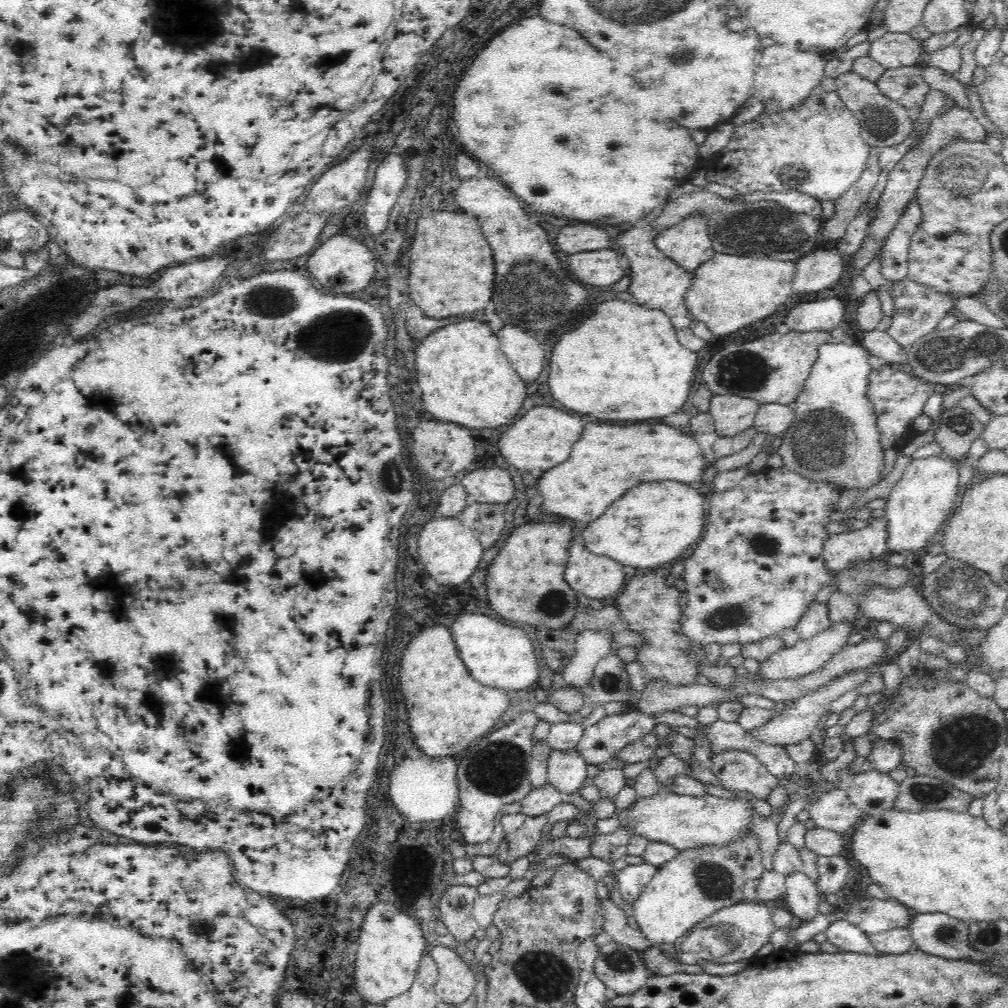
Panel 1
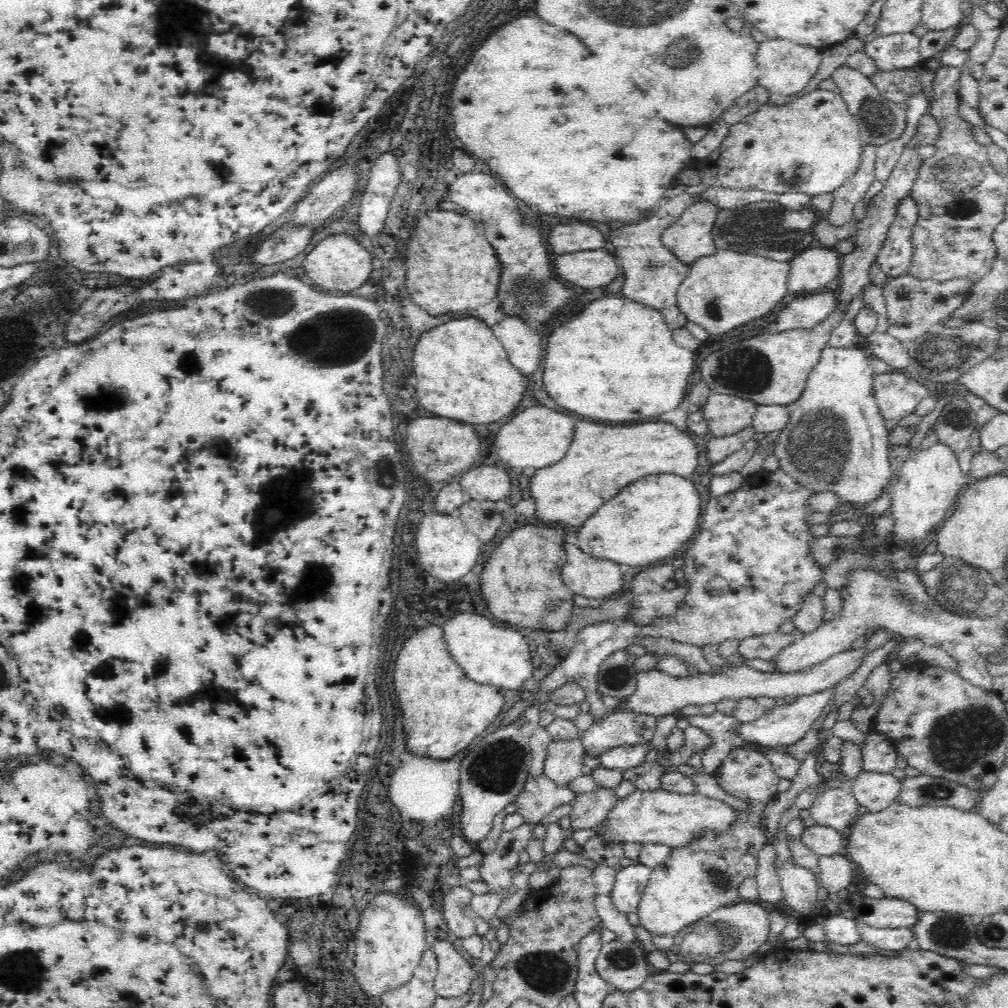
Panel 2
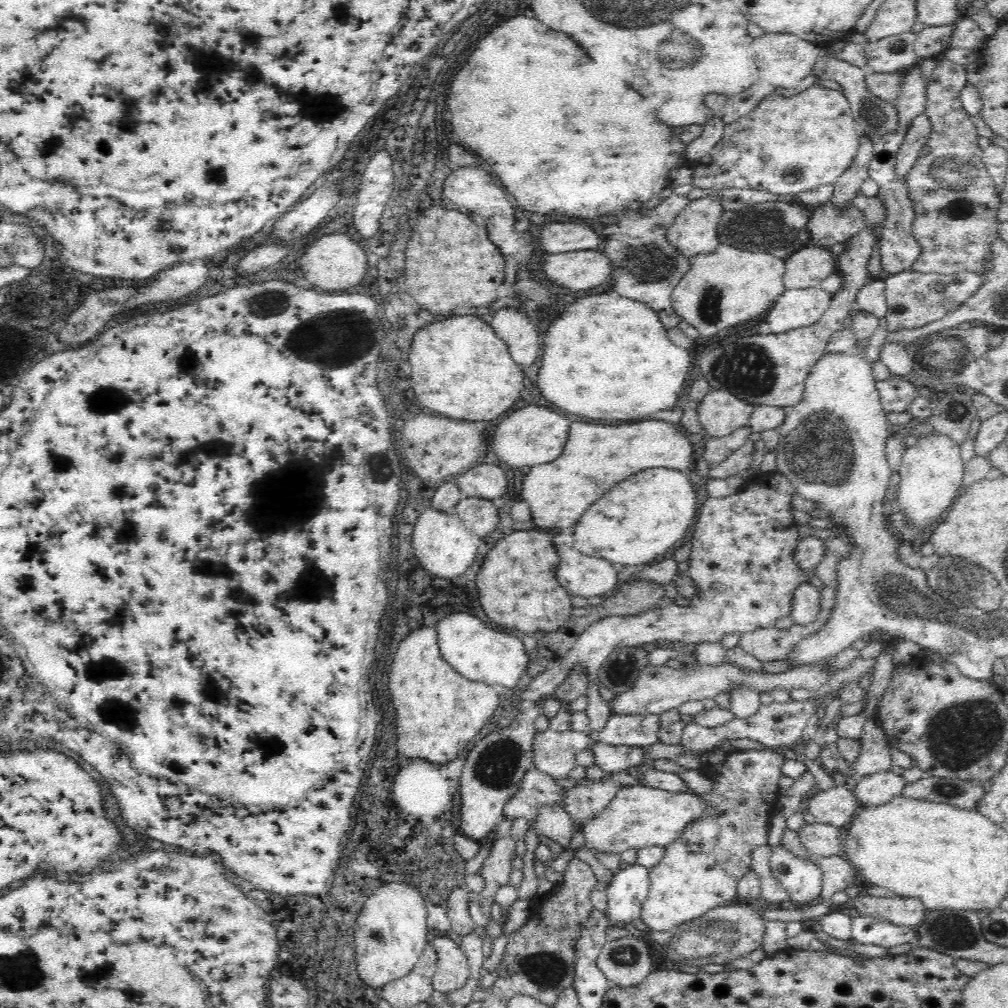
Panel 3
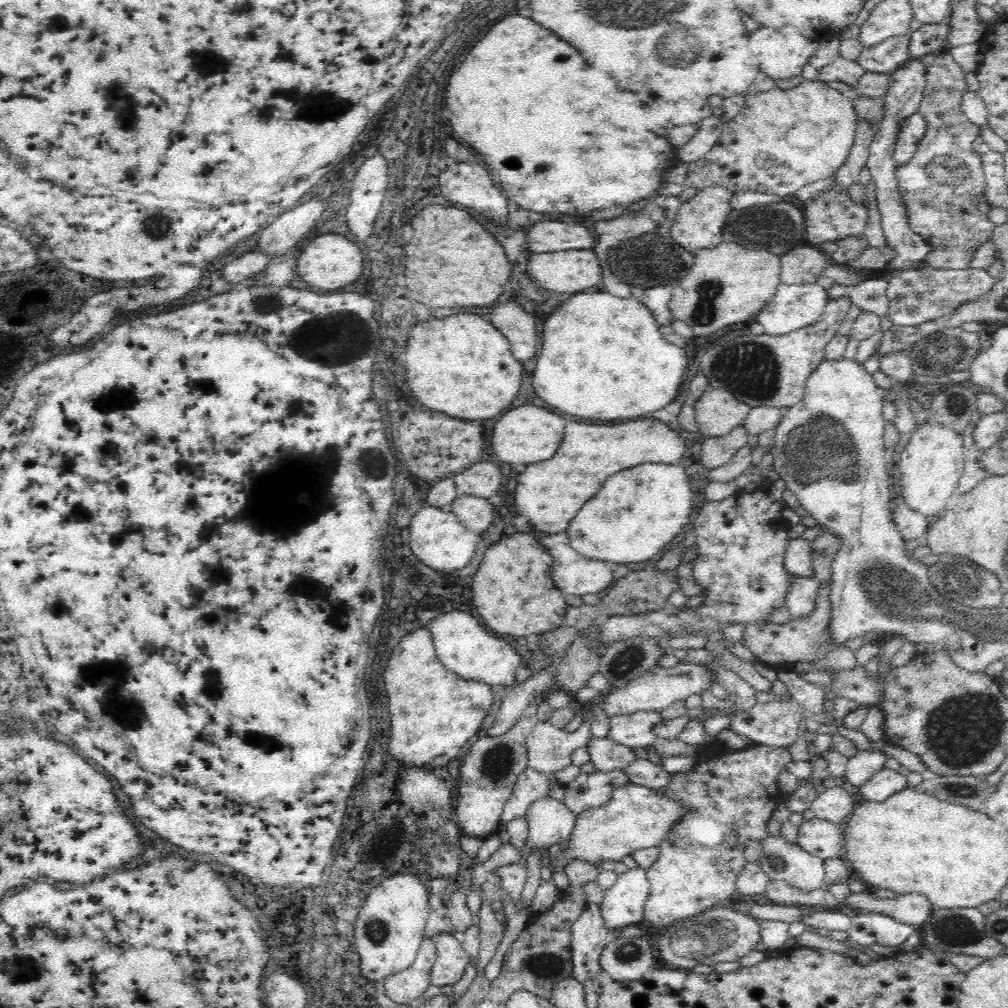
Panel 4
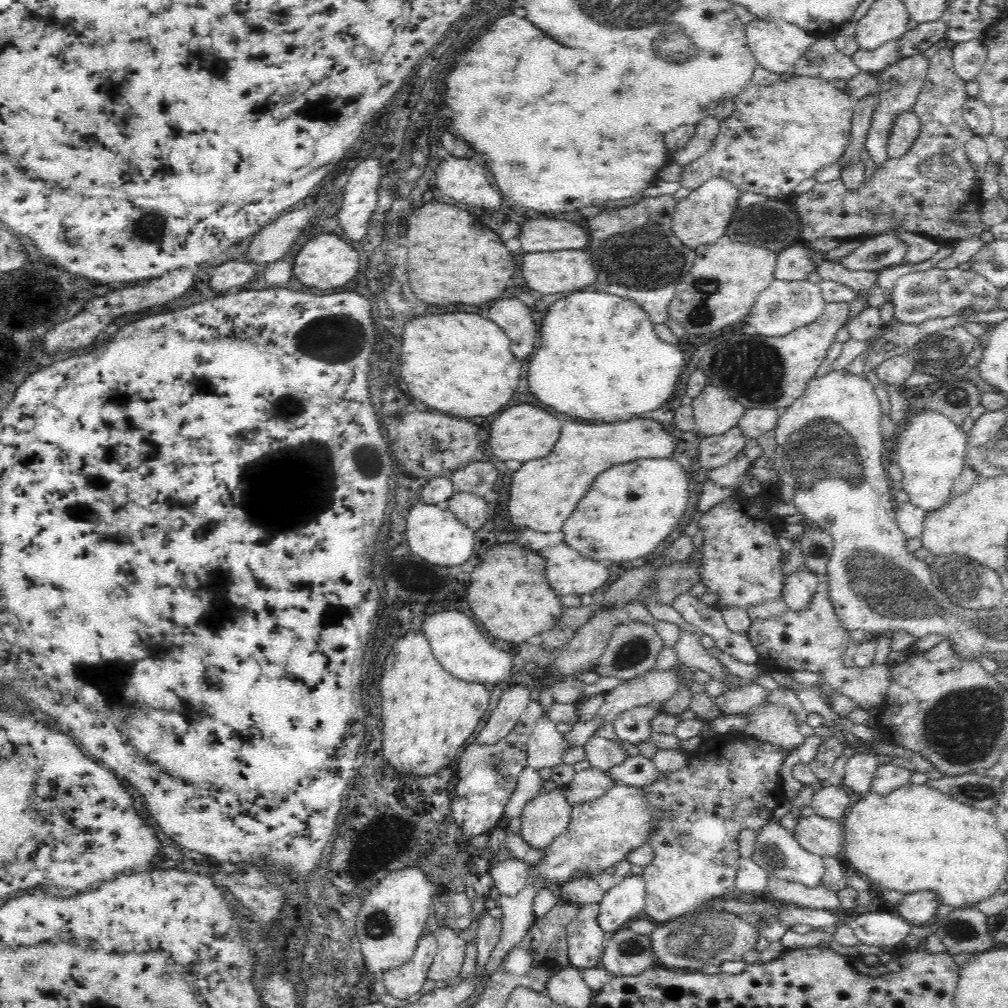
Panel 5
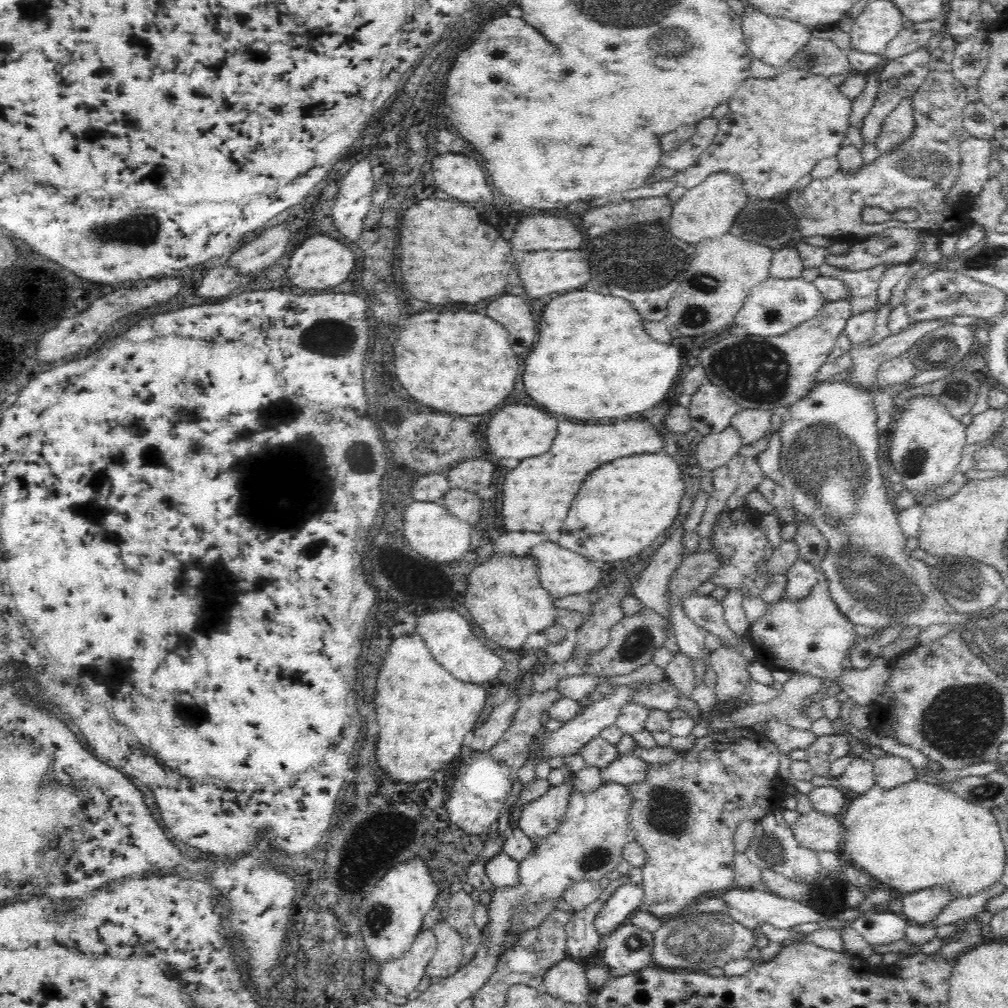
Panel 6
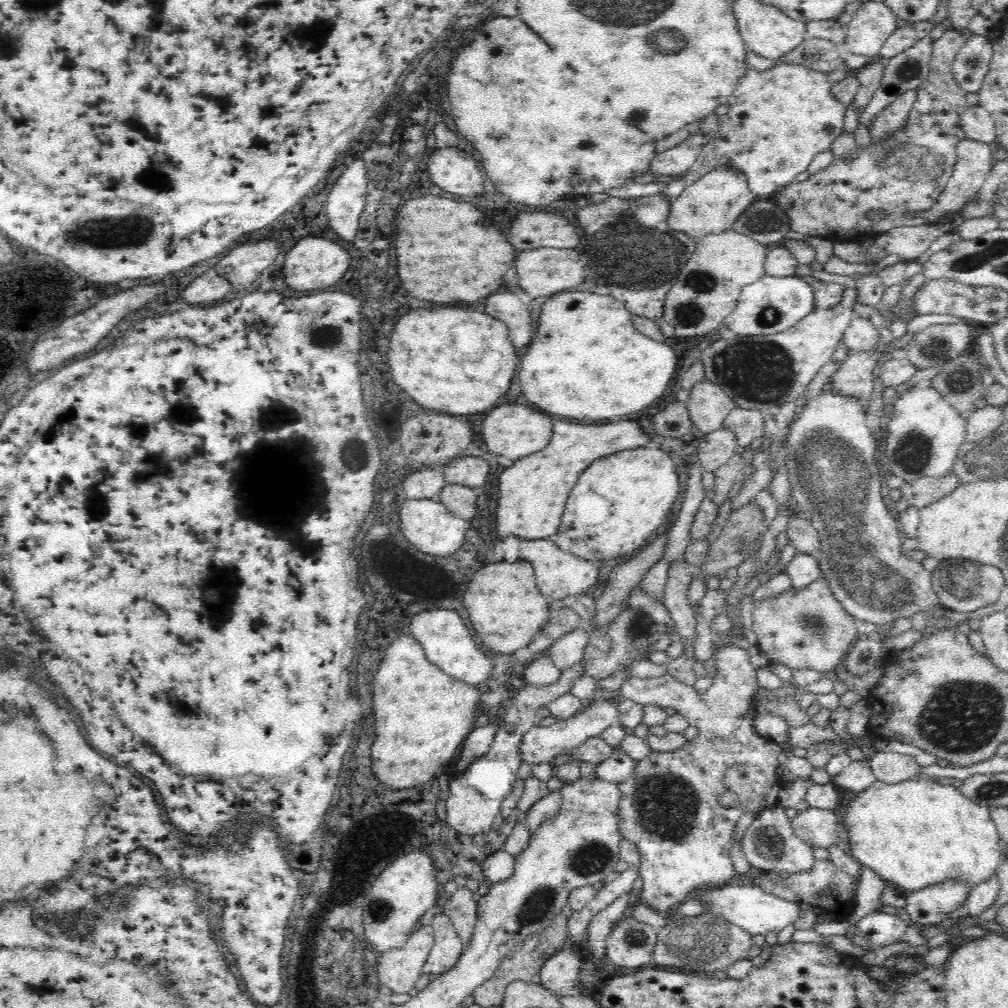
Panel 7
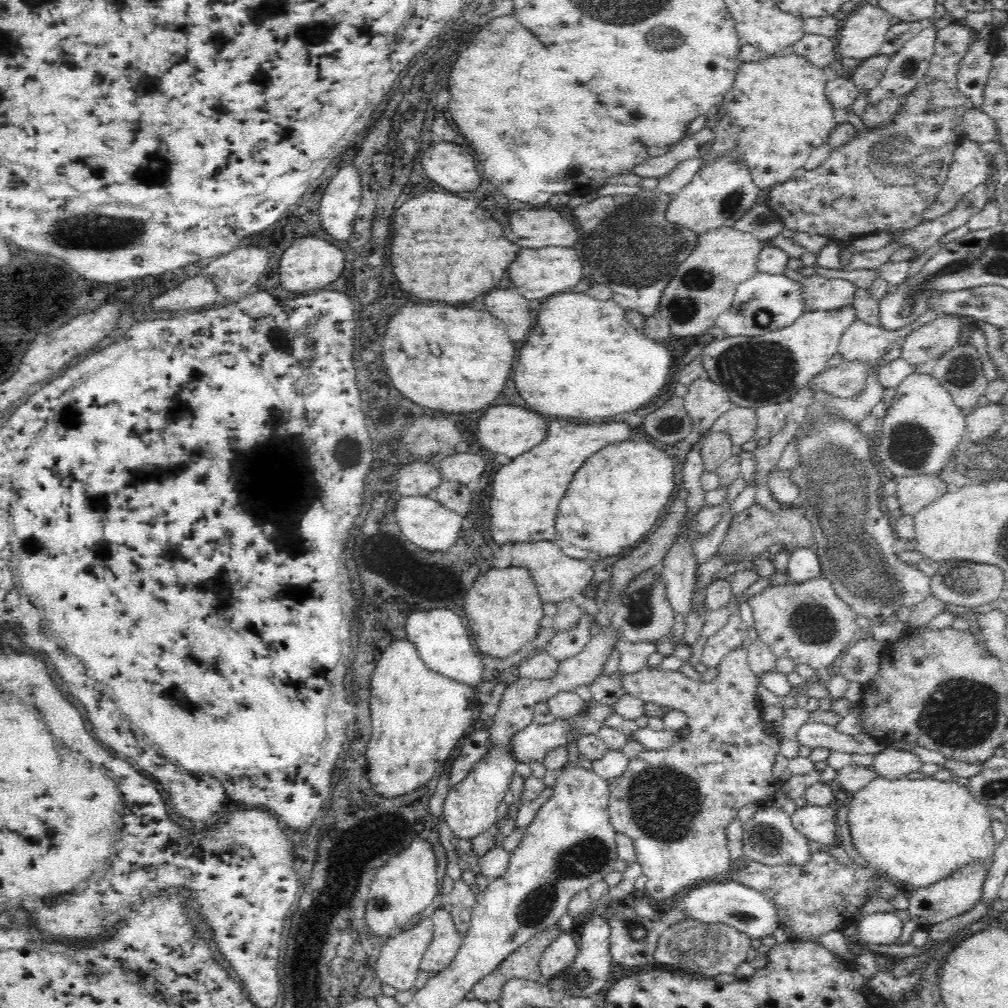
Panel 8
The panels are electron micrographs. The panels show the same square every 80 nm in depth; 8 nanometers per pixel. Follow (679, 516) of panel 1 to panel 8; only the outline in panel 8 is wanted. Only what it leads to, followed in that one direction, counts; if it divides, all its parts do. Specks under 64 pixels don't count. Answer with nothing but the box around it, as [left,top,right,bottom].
[552,440,674,561]

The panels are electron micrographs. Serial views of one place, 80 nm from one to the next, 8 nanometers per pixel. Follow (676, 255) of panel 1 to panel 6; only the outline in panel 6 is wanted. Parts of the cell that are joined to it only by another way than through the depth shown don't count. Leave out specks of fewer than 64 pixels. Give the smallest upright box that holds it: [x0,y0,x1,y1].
[670,172,750,245]

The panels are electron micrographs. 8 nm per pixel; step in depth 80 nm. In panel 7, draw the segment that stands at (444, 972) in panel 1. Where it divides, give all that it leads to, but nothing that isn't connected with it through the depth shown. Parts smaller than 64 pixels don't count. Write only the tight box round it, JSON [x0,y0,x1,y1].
[422,913,464,974]

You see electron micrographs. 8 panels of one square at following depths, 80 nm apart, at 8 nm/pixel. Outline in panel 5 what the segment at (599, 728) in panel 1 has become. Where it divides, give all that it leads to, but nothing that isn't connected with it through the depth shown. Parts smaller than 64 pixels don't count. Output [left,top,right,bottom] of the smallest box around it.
[613,705,659,745]

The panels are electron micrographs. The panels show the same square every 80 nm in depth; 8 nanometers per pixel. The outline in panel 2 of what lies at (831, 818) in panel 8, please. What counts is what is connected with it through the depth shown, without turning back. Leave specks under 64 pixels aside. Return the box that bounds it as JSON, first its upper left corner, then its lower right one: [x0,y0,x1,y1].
[801,826,846,856]

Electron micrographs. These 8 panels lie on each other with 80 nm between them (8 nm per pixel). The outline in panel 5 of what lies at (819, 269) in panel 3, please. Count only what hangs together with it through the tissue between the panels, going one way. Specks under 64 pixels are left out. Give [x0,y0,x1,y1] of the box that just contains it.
[775,245,816,282]

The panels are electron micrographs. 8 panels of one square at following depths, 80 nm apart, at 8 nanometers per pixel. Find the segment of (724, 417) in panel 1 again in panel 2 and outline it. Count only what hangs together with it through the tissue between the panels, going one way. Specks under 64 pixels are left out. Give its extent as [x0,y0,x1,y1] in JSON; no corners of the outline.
[702,392,757,437]

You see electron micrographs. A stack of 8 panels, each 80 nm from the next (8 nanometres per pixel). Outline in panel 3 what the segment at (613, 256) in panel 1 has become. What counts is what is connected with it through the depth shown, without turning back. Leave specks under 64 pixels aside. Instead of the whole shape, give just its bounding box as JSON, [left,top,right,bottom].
[541,248,612,292]

